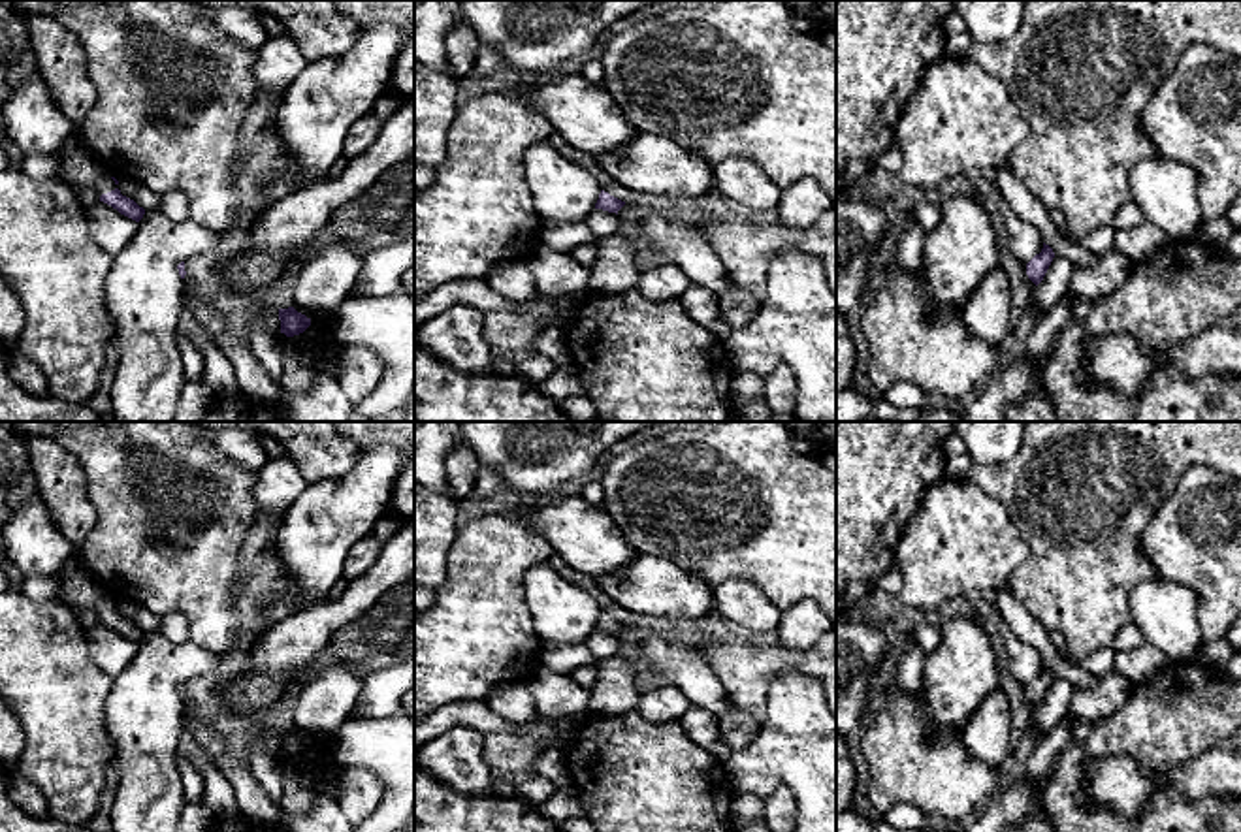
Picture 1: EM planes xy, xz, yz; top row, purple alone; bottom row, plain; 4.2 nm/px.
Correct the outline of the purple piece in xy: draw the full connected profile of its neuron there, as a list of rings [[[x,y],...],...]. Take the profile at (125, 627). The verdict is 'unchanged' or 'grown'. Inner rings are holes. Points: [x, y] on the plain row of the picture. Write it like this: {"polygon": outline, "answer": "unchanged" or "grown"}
{"polygon": [[[26,437],[26,448],[32,488],[73,548],[72,557],[58,570],[62,600],[72,608],[92,608],[100,623],[139,644],[145,631],[121,616],[119,602],[102,591],[83,563],[83,542],[96,521],[96,512],[87,495],[81,463],[45,437]]], "answer": "grown"}

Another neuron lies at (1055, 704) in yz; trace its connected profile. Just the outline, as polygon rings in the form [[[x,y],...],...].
[[[1055,676],[1043,702],[1036,708],[1034,721],[1045,730],[1051,732],[1068,713],[1075,687]]]

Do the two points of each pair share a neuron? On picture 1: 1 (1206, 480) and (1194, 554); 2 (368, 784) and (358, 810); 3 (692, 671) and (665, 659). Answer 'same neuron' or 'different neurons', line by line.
1: same neuron
2: same neuron
3: same neuron

